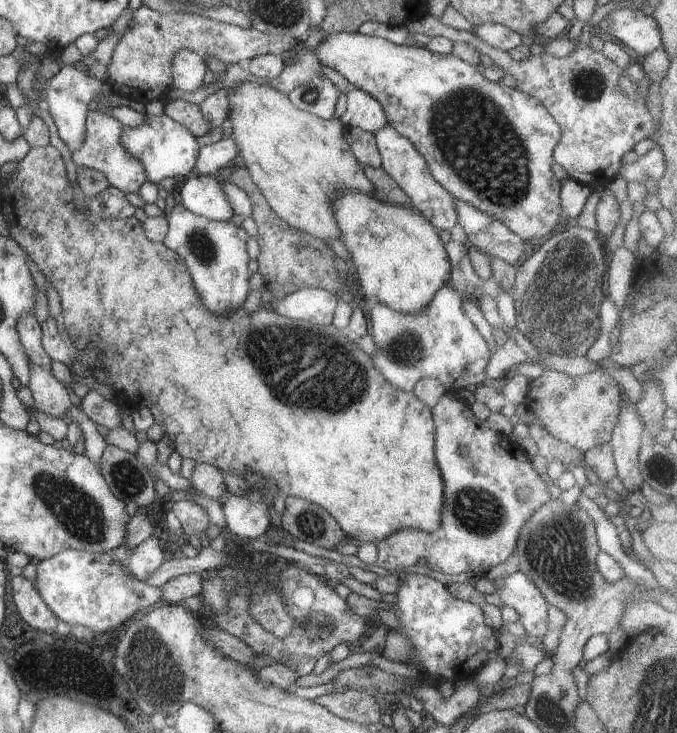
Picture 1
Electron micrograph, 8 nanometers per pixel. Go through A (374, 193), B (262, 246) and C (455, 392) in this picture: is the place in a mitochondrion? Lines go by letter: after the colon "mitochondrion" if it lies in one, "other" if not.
A: other
B: other
C: other

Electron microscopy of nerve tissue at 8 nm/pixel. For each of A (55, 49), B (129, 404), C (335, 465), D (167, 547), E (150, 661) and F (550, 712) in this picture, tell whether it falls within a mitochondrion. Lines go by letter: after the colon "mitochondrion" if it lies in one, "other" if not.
A: other
B: other
C: other
D: other
E: mitochondrion
F: mitochondrion

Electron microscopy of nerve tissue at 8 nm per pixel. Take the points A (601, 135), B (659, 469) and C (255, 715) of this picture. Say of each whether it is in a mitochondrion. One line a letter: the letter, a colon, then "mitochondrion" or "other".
A: other
B: other
C: other

